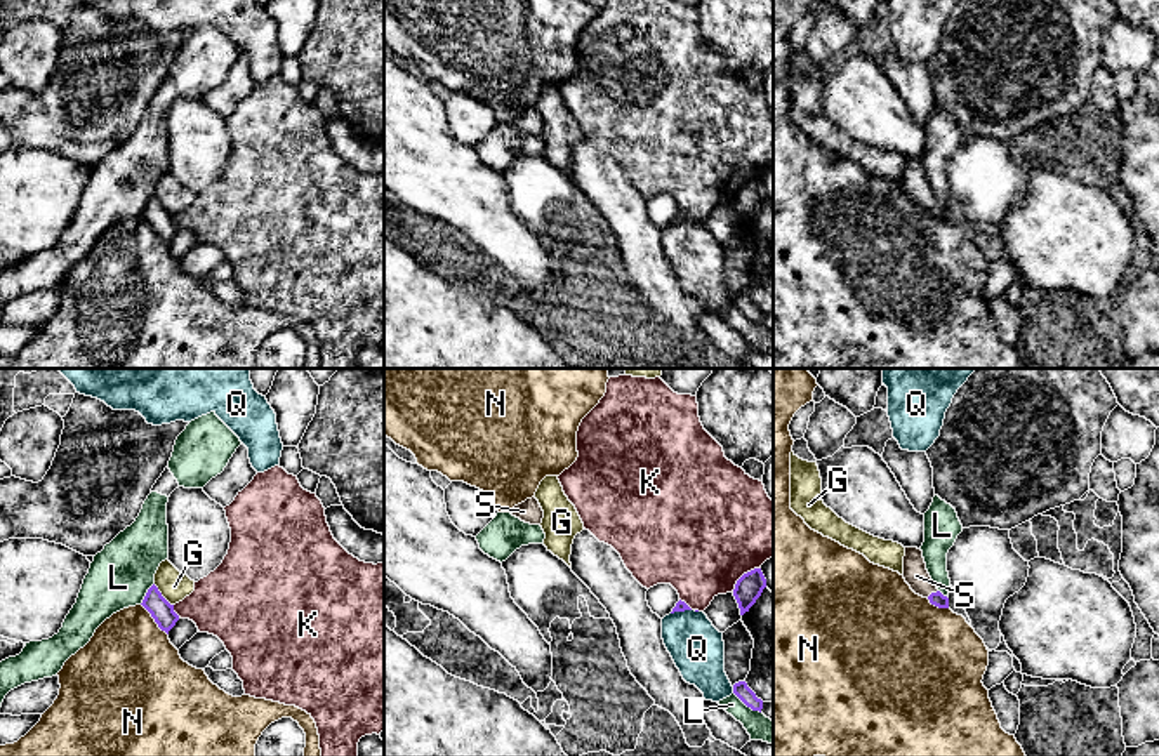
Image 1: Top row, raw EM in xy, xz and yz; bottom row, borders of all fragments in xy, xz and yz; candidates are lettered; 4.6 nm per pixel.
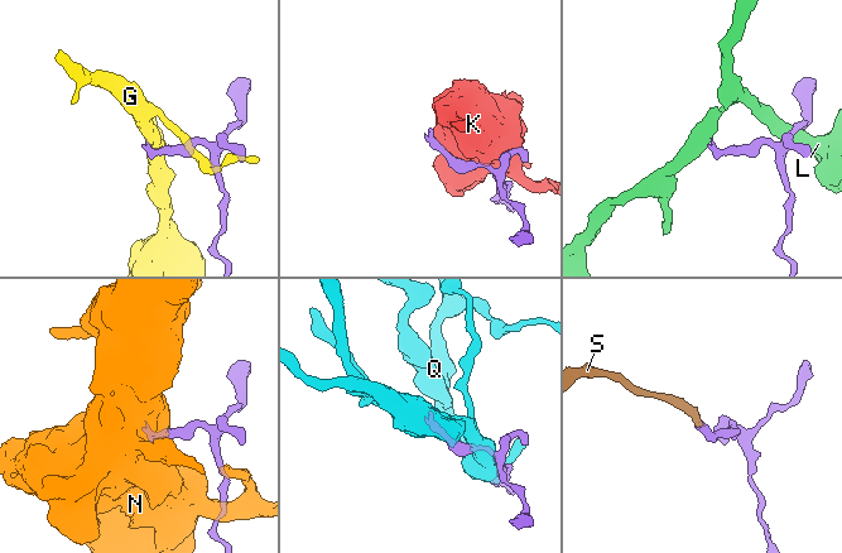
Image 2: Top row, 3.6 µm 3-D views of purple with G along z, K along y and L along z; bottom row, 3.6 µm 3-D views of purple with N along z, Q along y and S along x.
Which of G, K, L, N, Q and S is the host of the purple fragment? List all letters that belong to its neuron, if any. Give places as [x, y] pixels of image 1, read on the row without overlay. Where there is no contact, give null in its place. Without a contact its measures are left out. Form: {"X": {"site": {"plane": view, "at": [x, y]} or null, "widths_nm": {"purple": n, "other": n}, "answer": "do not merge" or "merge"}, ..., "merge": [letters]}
{"G": {"site": {"plane": "xy", "at": [160, 205]}, "widths_nm": {"purple": 100, "other": 140}, "answer": "do not merge"}, "K": {"site": {"plane": "xz", "at": [742, 186]}, "widths_nm": {"purple": 120, "other": 500}, "answer": "do not merge"}, "L": {"site": {"plane": "xy", "at": [146, 204]}, "widths_nm": {"purple": 100, "other": 280}, "answer": "do not merge"}, "N": {"site": {"plane": "xy", "at": [153, 228]}, "widths_nm": {"purple": 100, "other": 440}, "answer": "do not merge"}, "Q": {"site": {"plane": "xz", "at": [734, 301]}, "widths_nm": {"purple": 70, "other": 240}, "answer": "do not merge"}, "S": {"site": {"plane": "yz", "at": [932, 204]}, "widths_nm": {"purple": 70, "other": 110}, "answer": "merge"}, "merge": ["S"]}

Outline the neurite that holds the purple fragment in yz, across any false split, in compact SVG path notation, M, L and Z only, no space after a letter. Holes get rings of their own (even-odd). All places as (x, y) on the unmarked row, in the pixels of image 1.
M905 158L902 186L916 205L928 209L930 214L938 219L949 219L949 209L944 207L933 195L926 181L926 174L921 160Z

